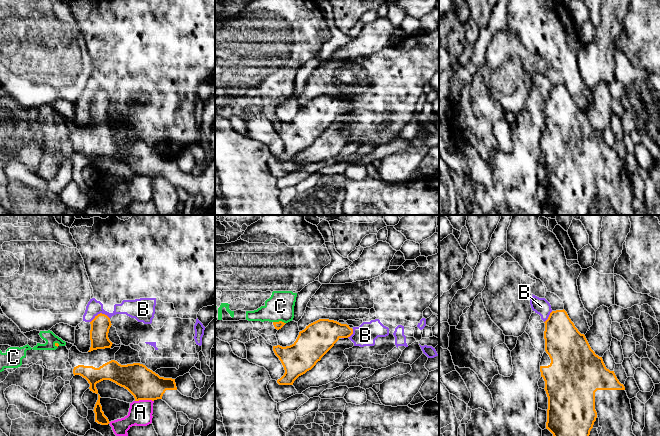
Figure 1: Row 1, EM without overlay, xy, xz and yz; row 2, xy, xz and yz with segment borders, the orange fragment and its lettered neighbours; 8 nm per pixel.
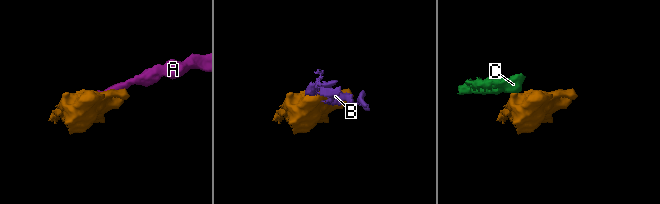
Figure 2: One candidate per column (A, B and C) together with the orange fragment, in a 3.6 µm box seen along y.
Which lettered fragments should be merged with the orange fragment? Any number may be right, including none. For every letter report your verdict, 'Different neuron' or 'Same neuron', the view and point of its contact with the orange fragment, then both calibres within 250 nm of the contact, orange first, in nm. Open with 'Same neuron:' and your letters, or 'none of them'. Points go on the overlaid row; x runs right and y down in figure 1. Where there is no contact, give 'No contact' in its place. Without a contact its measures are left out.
Same neuron: none of them
A: Different neuron. Touches orange at xy (144, 399). Thickness 260 nm (orange) against 190 nm
B: Different neuron. Touches orange at xy (100, 313). Thickness 160 nm (orange) against 130 nm
C: Different neuron. Touches orange at xz (279, 321). Thickness 60 nm (orange) against 220 nm

